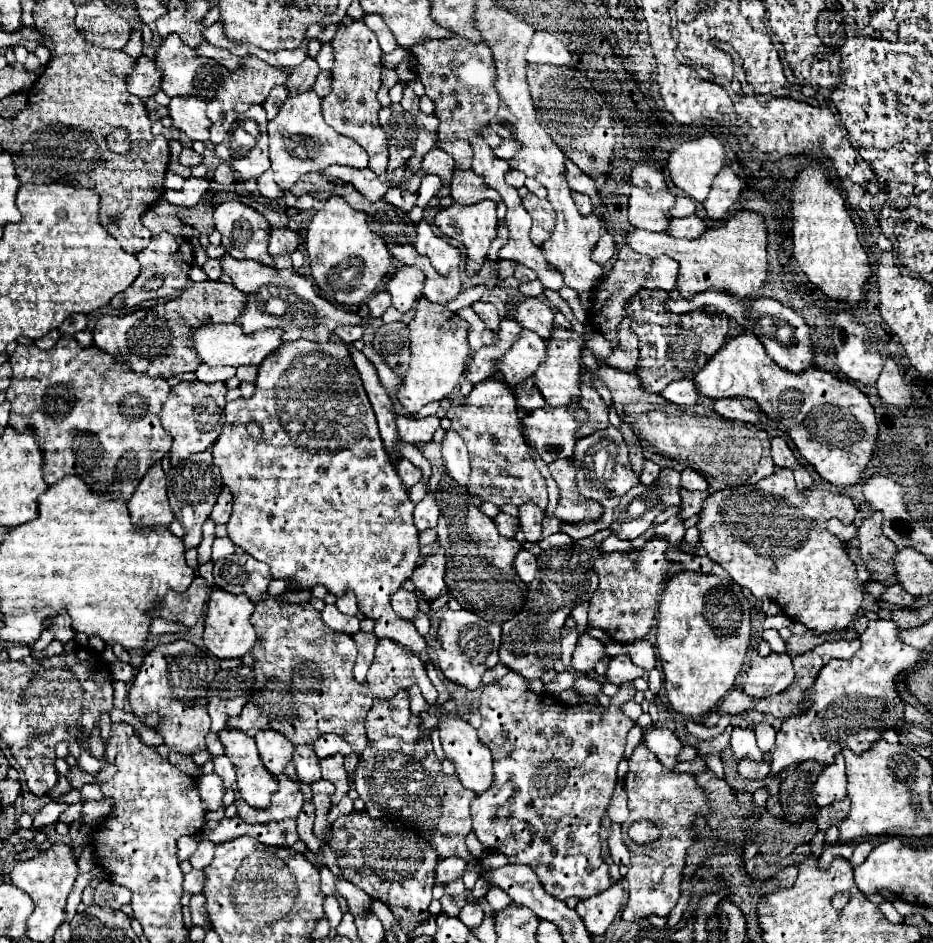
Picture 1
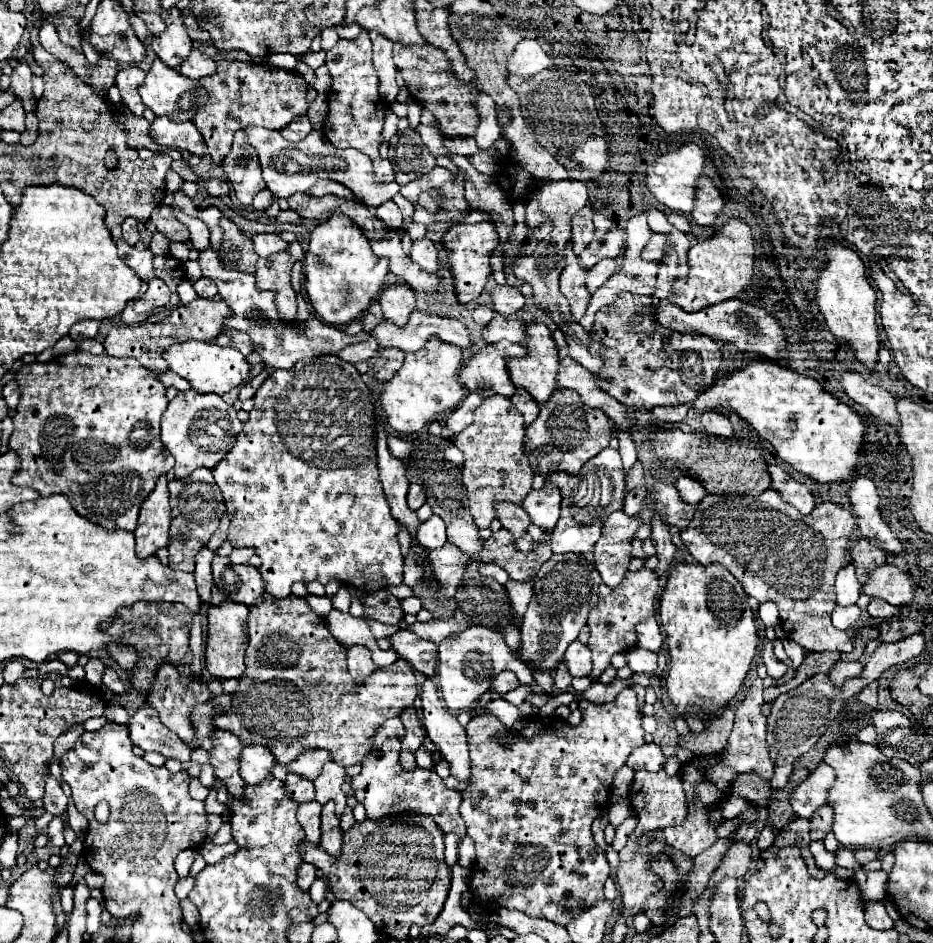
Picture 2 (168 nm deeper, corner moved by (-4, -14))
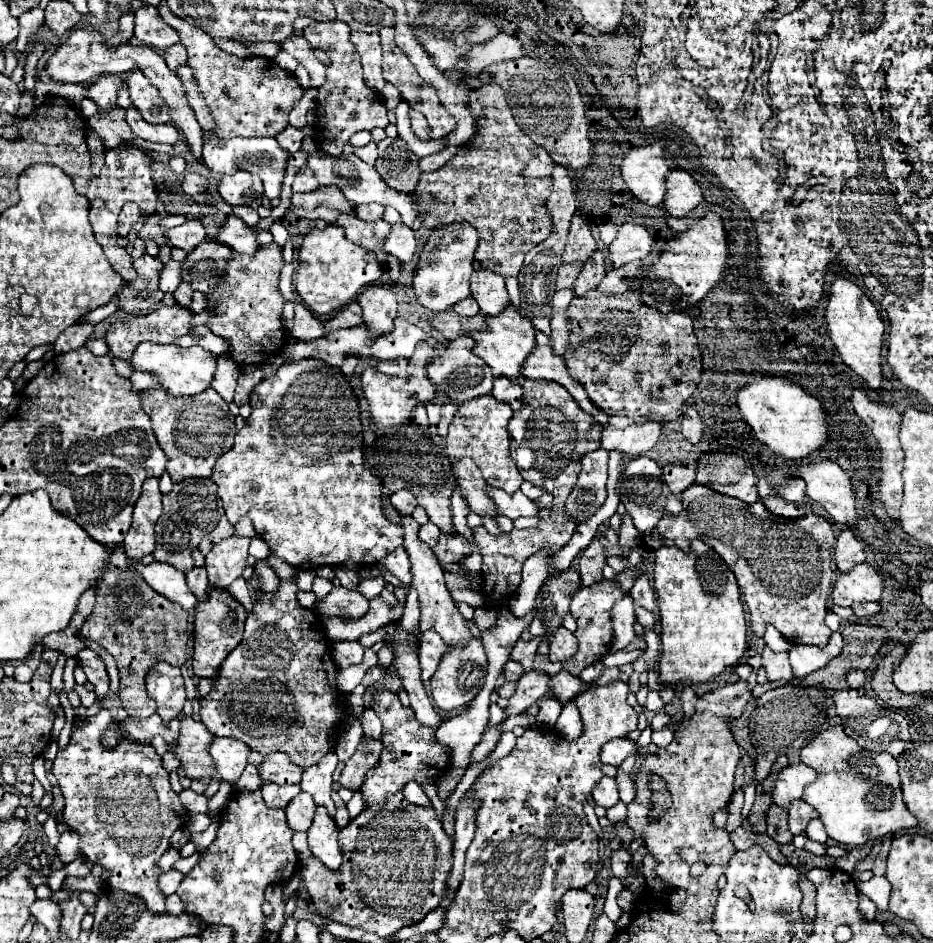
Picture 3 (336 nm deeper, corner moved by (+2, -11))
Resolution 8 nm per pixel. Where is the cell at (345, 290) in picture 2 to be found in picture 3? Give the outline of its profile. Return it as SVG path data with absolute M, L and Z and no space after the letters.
M326 225L324 229L312 229L300 247L298 253L298 271L296 271L296 293L300 299L318 315L328 315L336 309L342 309L364 289L364 285L374 283L382 277L382 265L378 263L372 251L350 243L344 237L344 229L338 225Z

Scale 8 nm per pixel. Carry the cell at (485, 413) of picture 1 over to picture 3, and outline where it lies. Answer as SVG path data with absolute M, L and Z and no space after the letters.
M482 395L480 399L472 399L460 405L446 437L446 449L450 457L470 457L480 467L486 483L492 487L500 487L506 493L518 491L524 481L518 467L510 459L510 435L506 429L510 419L512 407L508 407L508 403L500 403L492 395Z

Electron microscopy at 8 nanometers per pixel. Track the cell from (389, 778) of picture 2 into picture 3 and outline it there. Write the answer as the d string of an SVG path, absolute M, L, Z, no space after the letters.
M366 739L362 741L362 747L360 751L356 751L352 755L352 759L346 763L344 771L340 773L340 785L344 789L350 789L350 791L360 791L362 785L364 785L364 777L366 773L378 765L380 761L380 753L382 753L382 741L380 739Z

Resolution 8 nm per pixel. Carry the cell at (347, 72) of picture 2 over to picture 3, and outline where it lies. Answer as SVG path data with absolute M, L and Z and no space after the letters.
M332 21L332 23L318 23L314 27L304 29L304 39L308 39L314 47L322 49L330 57L330 65L326 65L326 81L318 89L318 119L314 123L314 139L320 145L322 151L330 155L340 155L348 139L356 131L364 129L374 129L374 127L386 127L390 121L386 117L386 107L372 91L364 79L362 79L362 65L360 65L360 55L356 53L354 43L350 41L352 29L346 23Z

